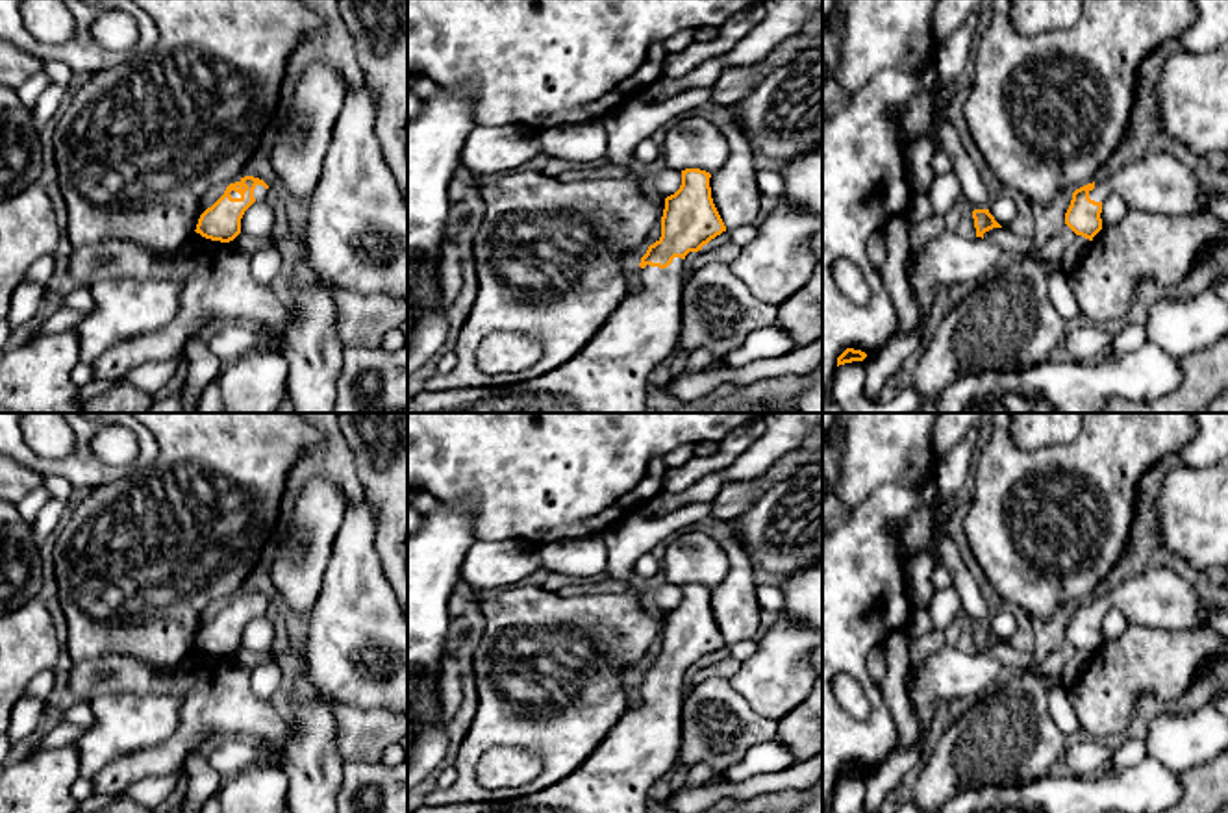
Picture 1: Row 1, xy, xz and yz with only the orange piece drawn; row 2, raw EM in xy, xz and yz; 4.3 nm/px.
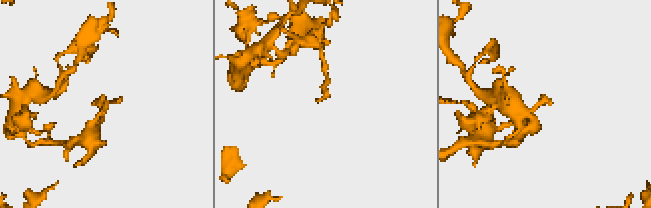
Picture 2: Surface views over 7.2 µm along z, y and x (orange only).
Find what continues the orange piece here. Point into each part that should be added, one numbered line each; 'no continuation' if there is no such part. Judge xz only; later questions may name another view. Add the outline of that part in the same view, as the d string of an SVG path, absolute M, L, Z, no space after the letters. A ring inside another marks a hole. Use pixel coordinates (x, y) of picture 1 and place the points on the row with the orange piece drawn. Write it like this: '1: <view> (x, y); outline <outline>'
1: xz (610, 375); outline M674 257L667 269L641 269L643 291L626 296L591 343L554 372L502 387L424 389L407 404L407 413L645 413L648 374L678 350L685 281L682 263L682 257Z

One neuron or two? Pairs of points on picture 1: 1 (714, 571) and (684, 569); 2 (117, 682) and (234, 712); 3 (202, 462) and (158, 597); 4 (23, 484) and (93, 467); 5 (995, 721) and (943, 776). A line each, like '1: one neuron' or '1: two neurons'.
1: one neuron
2: one neuron
3: one neuron
4: two neurons
5: one neuron

